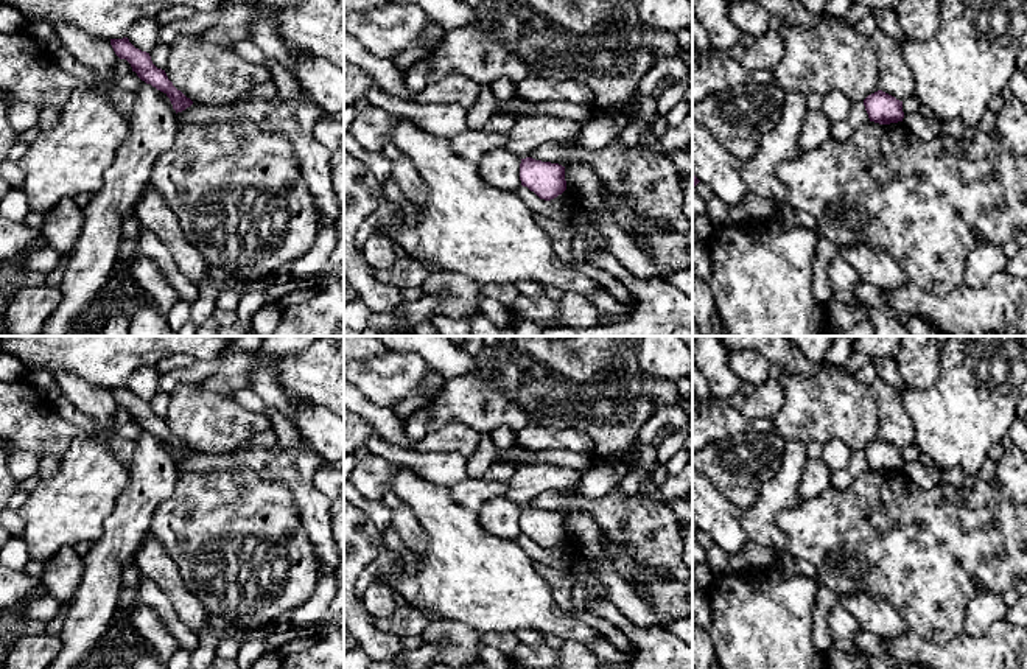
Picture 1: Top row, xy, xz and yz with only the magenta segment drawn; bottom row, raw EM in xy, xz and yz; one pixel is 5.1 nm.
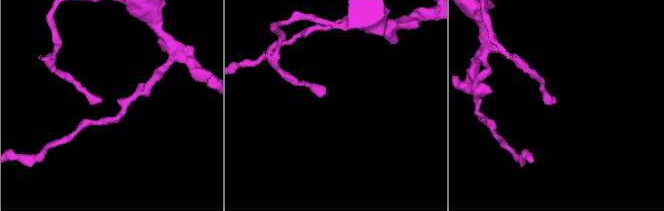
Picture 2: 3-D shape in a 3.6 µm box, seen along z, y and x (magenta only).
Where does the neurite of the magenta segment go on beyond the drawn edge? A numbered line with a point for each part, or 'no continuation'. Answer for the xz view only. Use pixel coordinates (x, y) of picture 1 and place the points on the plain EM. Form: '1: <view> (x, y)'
no continuation

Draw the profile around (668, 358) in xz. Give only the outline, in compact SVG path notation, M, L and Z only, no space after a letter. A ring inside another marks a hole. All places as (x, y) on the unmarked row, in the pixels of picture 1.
M636 336L636 352L641 372L677 384L680 378L692 377L692 350L682 336Z

